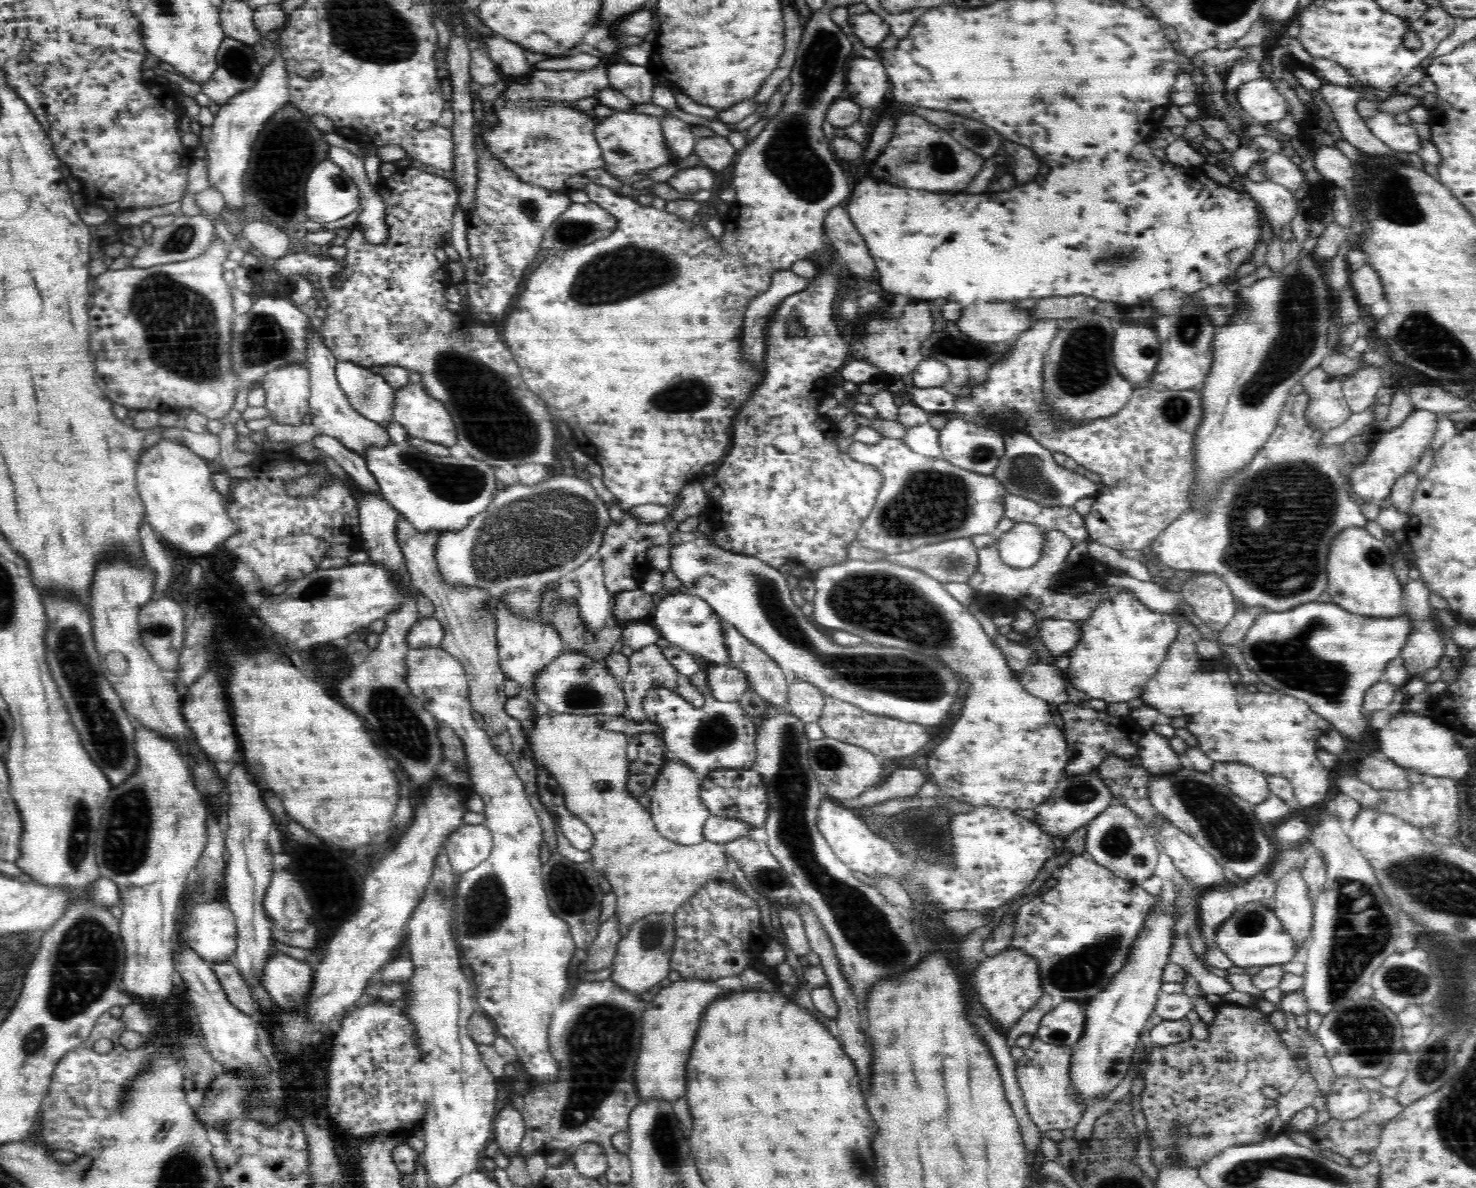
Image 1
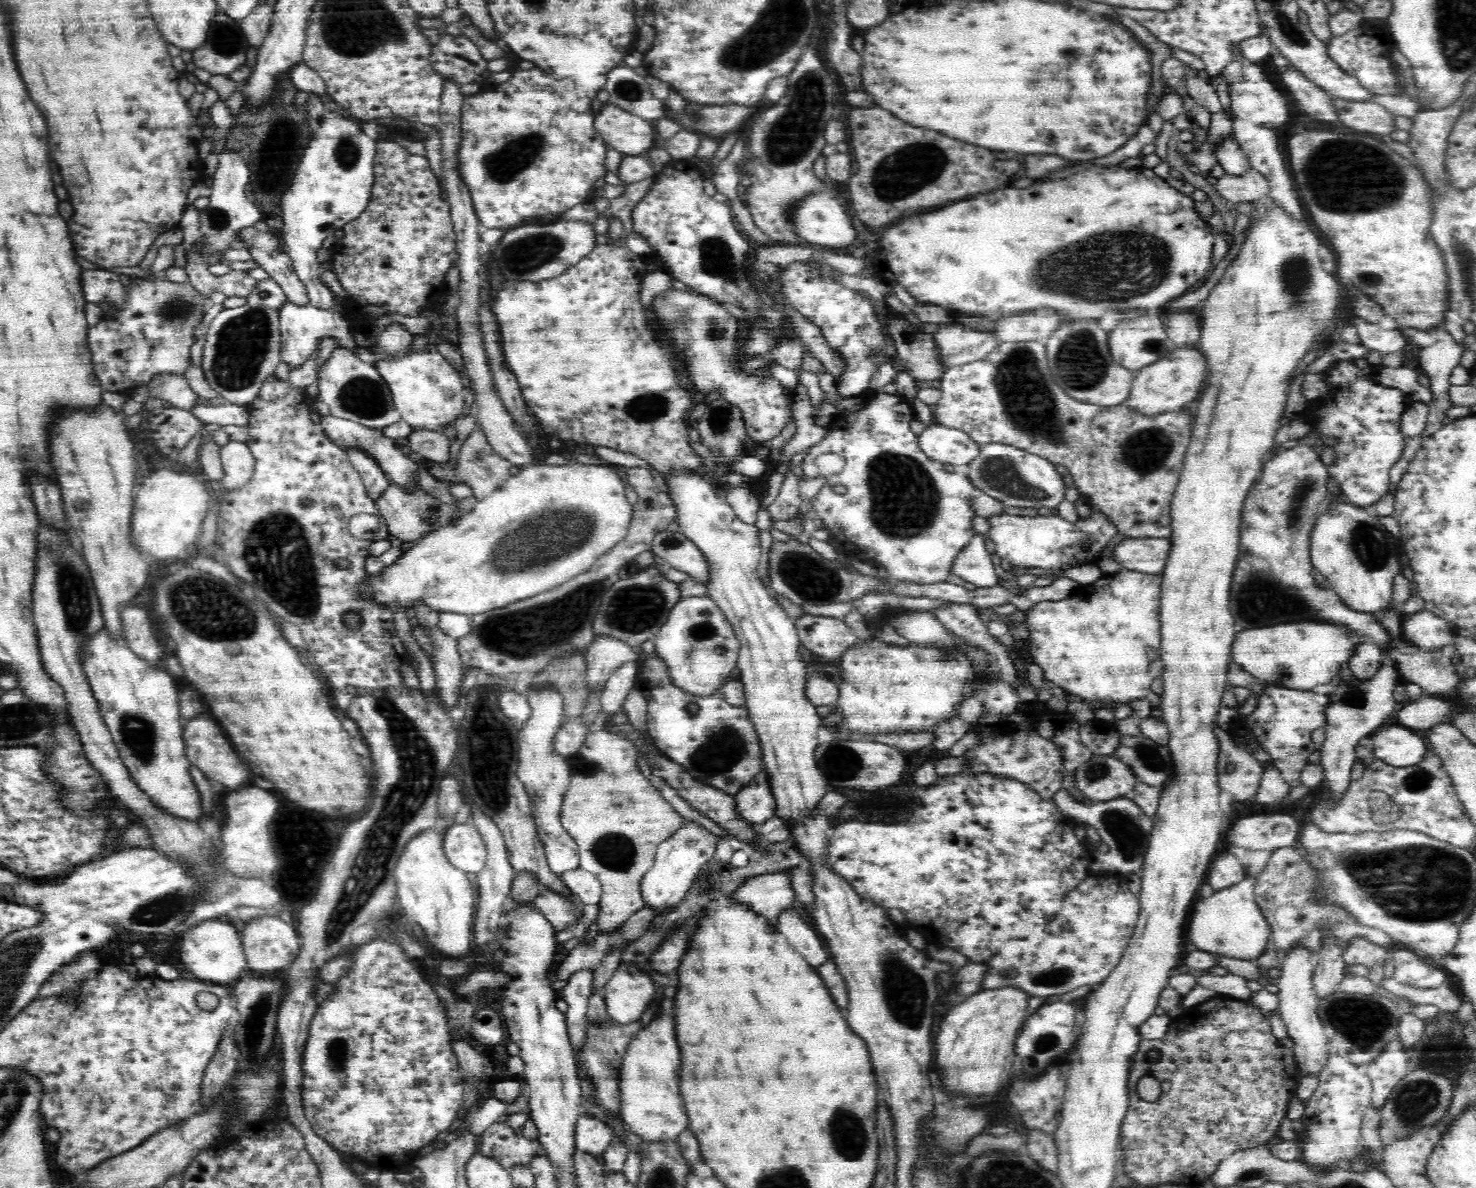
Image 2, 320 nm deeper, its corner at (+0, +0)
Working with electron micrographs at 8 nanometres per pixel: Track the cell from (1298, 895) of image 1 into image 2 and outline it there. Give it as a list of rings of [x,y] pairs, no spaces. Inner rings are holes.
[[[1292,946],[1292,950],[1280,959],[1282,961],[1281,975],[1276,984],[1279,986],[1278,1011],[1285,1022],[1289,1038],[1293,1041],[1293,1053],[1301,1076],[1318,1075],[1328,1062],[1329,1042],[1325,1041],[1324,1027],[1319,1019],[1317,1010],[1319,1005],[1313,985],[1313,974],[1318,964],[1314,952],[1305,946]]]

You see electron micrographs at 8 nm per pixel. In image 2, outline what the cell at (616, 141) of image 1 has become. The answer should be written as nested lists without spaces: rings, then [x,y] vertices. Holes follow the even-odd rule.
[[[610,102],[595,116],[595,129],[607,145],[622,155],[642,155],[655,146],[654,123]]]

